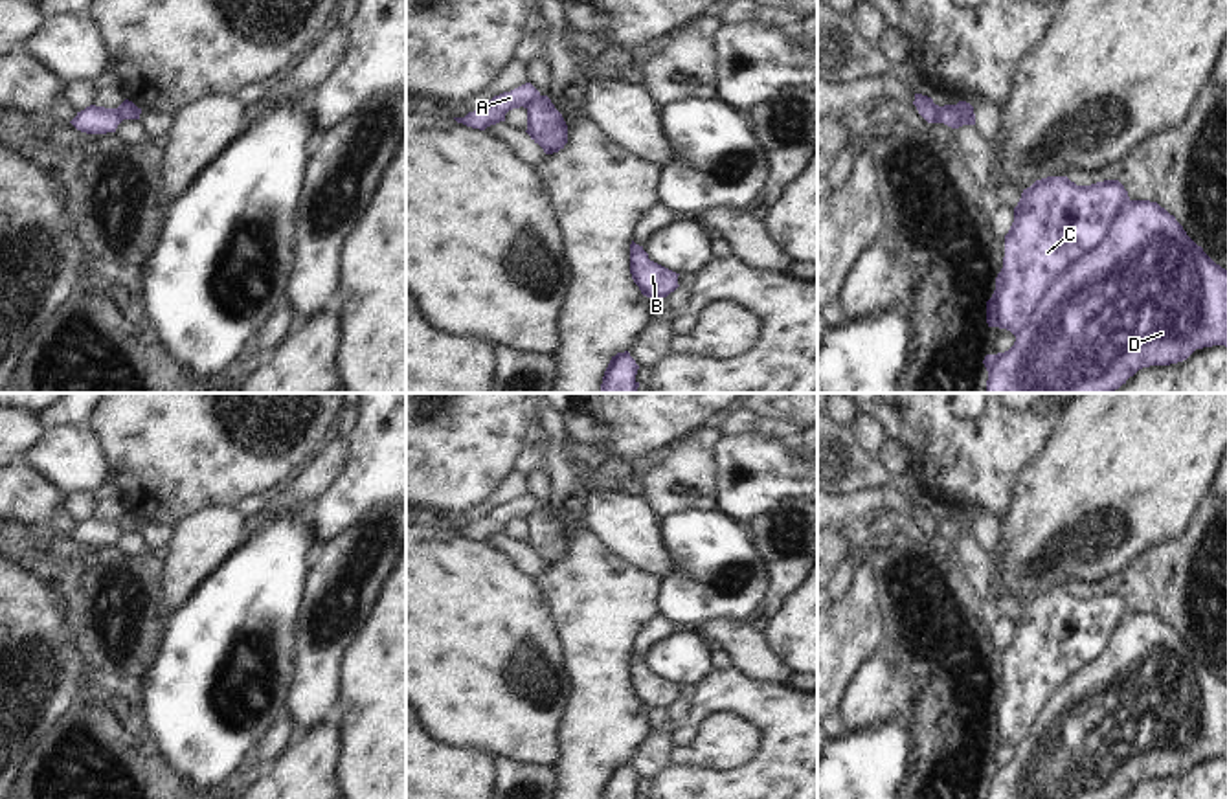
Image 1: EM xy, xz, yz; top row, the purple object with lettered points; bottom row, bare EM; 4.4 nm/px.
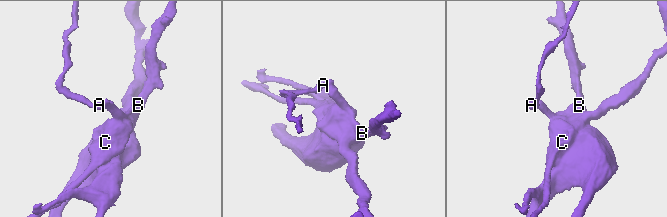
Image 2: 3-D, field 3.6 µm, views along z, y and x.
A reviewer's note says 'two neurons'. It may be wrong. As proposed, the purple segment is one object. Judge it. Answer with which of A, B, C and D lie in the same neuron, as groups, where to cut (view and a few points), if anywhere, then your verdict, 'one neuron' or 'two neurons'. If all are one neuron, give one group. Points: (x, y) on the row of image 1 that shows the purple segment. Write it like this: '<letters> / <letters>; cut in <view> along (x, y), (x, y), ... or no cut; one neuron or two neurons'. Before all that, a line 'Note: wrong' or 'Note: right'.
Note: right
A / B C D; cut in yz along (935, 105), (941, 122); two neurons

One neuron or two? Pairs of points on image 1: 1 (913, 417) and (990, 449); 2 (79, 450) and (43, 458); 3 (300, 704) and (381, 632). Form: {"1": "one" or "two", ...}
{"1": "one", "2": "one", "3": "two"}

